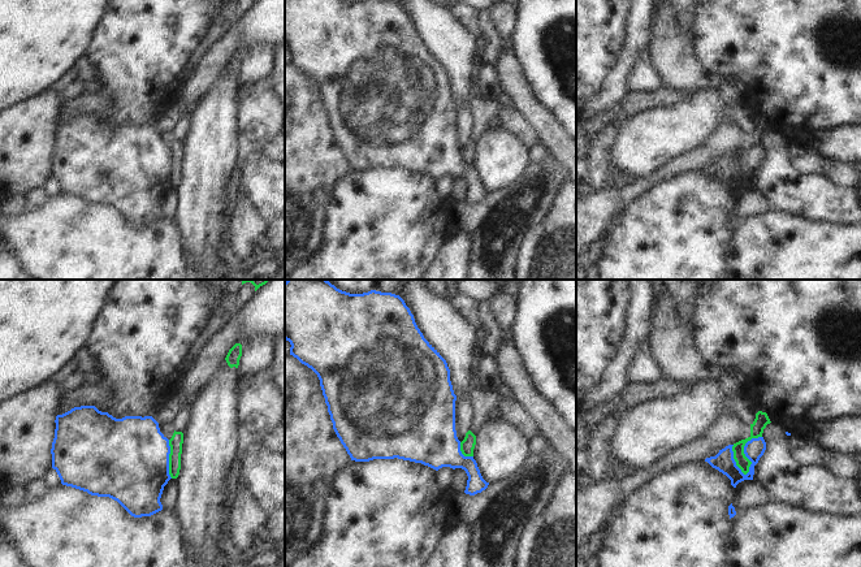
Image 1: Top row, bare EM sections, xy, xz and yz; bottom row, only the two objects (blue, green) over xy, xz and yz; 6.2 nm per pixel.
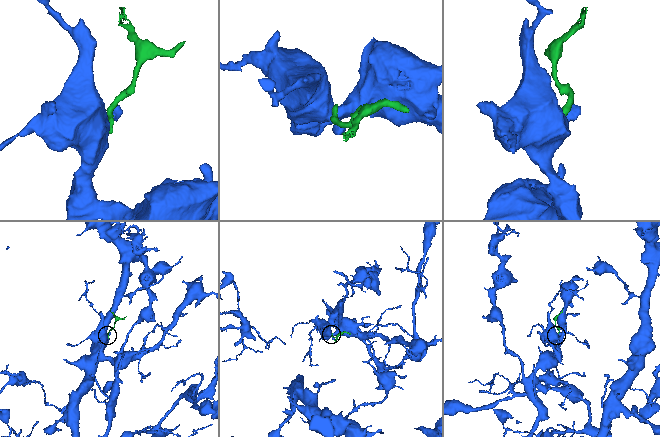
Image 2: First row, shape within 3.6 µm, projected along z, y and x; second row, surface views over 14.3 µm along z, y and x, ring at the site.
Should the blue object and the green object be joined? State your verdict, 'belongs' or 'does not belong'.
does not belong

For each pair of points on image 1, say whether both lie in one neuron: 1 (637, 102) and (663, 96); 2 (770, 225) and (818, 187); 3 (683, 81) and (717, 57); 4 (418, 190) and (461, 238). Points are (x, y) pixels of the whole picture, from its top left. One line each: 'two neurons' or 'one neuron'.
1: one neuron
2: two neurons
3: two neurons
4: two neurons

